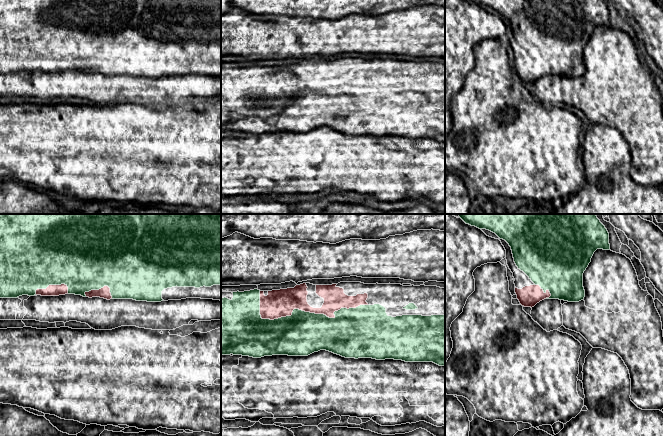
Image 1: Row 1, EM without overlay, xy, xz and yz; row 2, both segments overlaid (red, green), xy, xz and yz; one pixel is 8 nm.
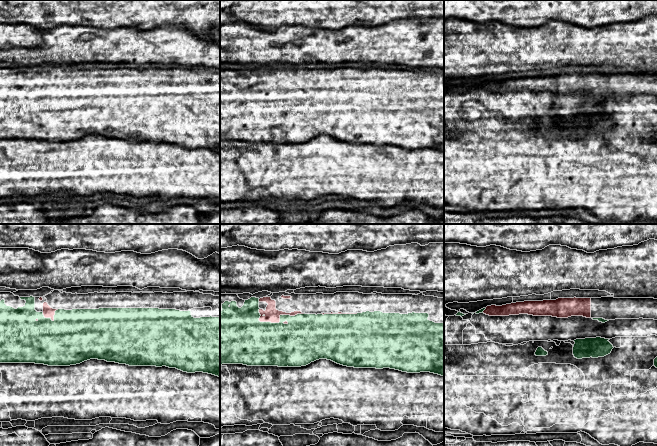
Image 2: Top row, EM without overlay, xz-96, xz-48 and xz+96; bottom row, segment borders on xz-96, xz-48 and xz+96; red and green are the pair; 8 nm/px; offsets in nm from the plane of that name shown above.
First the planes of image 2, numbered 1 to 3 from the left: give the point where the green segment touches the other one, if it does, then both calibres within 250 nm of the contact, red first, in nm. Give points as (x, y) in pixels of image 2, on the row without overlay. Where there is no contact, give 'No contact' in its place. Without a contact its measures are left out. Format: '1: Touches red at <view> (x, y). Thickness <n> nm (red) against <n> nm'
1: Touches red at xz-96 (53, 95). Thickness 90 nm (red) against 420 nm
2: Touches red at xz-48 (279, 93). Thickness 120 nm (red) against 360 nm
3: Touches red at xz+96 (484, 86). Thickness 100 nm (red) against 30 nm

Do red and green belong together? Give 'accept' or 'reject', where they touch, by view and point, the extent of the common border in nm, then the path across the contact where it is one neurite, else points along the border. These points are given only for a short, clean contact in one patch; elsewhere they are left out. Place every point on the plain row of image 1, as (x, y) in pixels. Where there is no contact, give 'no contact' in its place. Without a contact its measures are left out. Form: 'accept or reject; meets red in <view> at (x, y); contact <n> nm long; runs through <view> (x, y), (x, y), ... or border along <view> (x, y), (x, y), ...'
accept; meets red in xz at (302, 86); contact 900 nm long

